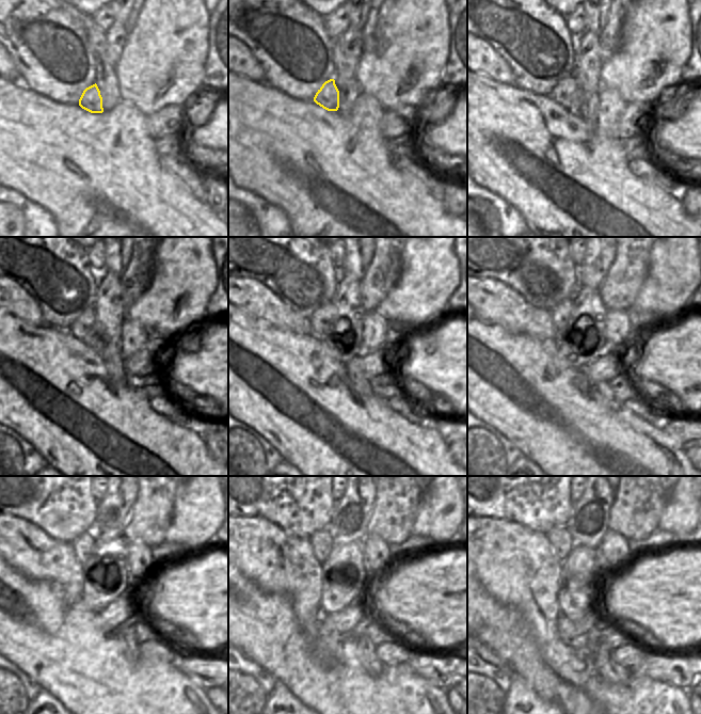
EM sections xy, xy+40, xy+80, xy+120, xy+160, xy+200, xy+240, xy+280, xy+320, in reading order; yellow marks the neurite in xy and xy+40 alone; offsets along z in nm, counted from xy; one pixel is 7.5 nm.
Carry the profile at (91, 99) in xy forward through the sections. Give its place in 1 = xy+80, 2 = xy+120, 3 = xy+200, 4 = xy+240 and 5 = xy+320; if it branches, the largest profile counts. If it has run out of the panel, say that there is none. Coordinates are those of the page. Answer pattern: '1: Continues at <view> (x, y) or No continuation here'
1: Continues at xy+80 (566, 92)
2: Continues at xy+120 (81, 327)
3: Continues at xy+200 (561, 313)
4: Continues at xy+240 (83, 546)
5: Continues at xy+320 (560, 538).

